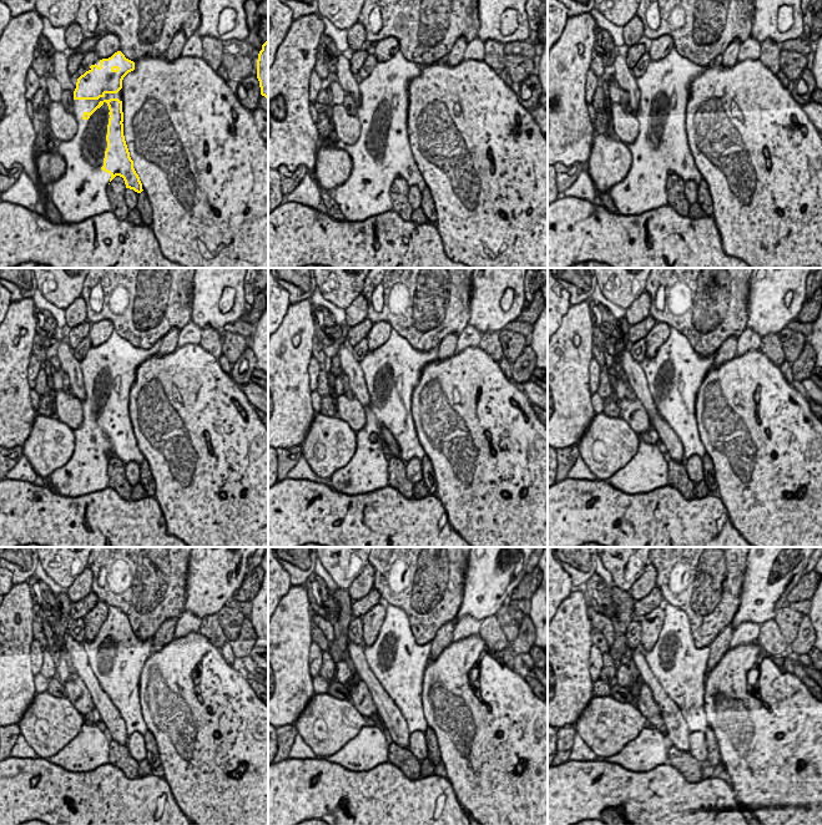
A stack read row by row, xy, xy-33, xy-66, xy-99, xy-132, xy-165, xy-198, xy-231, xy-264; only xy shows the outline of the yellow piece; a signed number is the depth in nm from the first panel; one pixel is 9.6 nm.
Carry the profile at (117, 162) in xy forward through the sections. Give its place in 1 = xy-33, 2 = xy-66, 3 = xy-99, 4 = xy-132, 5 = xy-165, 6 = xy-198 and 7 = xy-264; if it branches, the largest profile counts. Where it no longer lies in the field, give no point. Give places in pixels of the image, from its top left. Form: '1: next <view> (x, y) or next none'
1: next xy-33 (389, 79)
2: next xy-66 (670, 81)
3: next xy-99 (115, 365)
4: next xy-132 (397, 367)
5: next xy-165 (676, 371)
6: next xy-198 (117, 656)
7: next xy-264 (681, 667)

